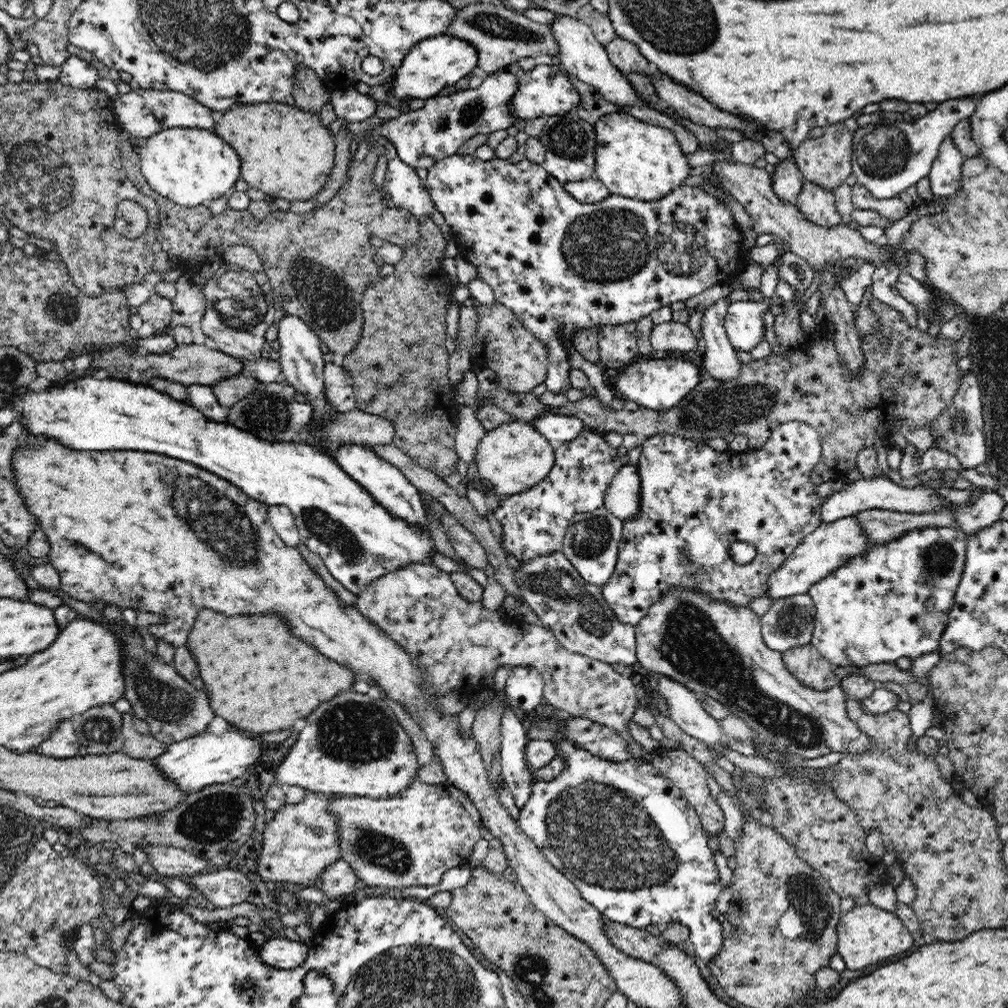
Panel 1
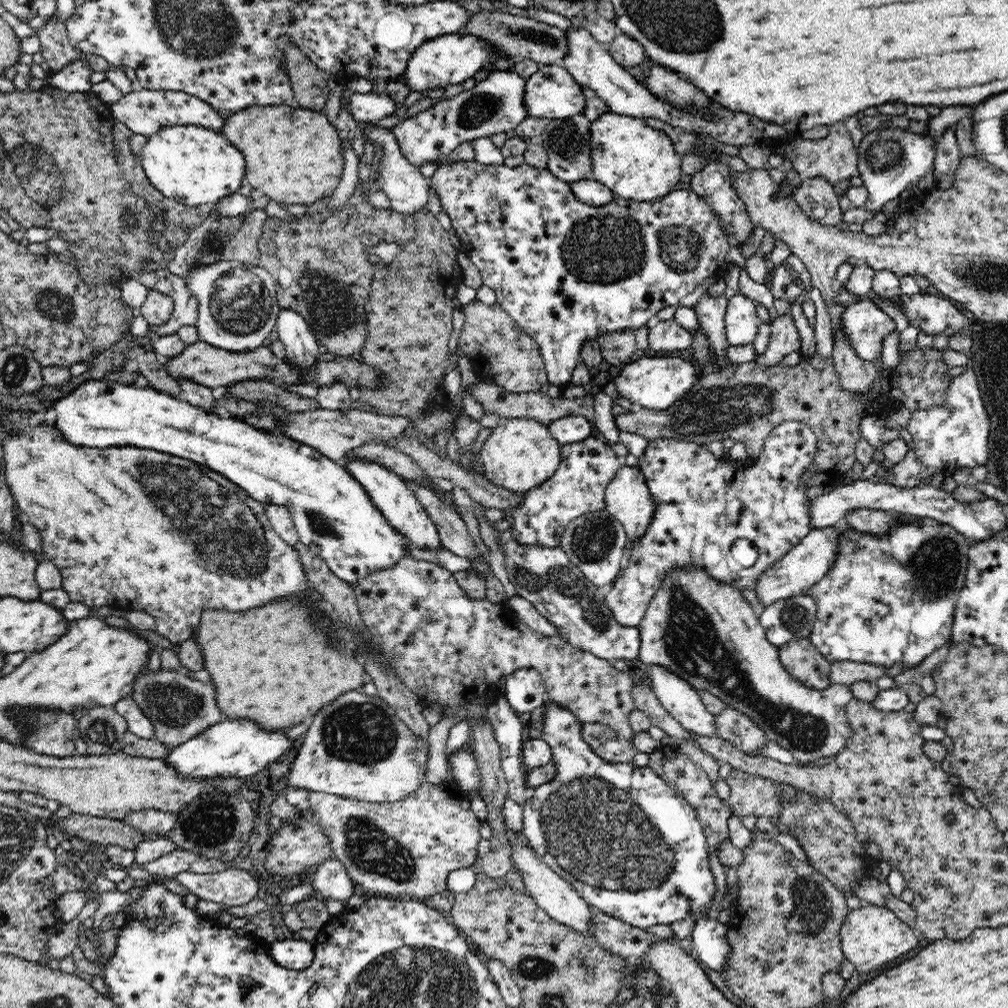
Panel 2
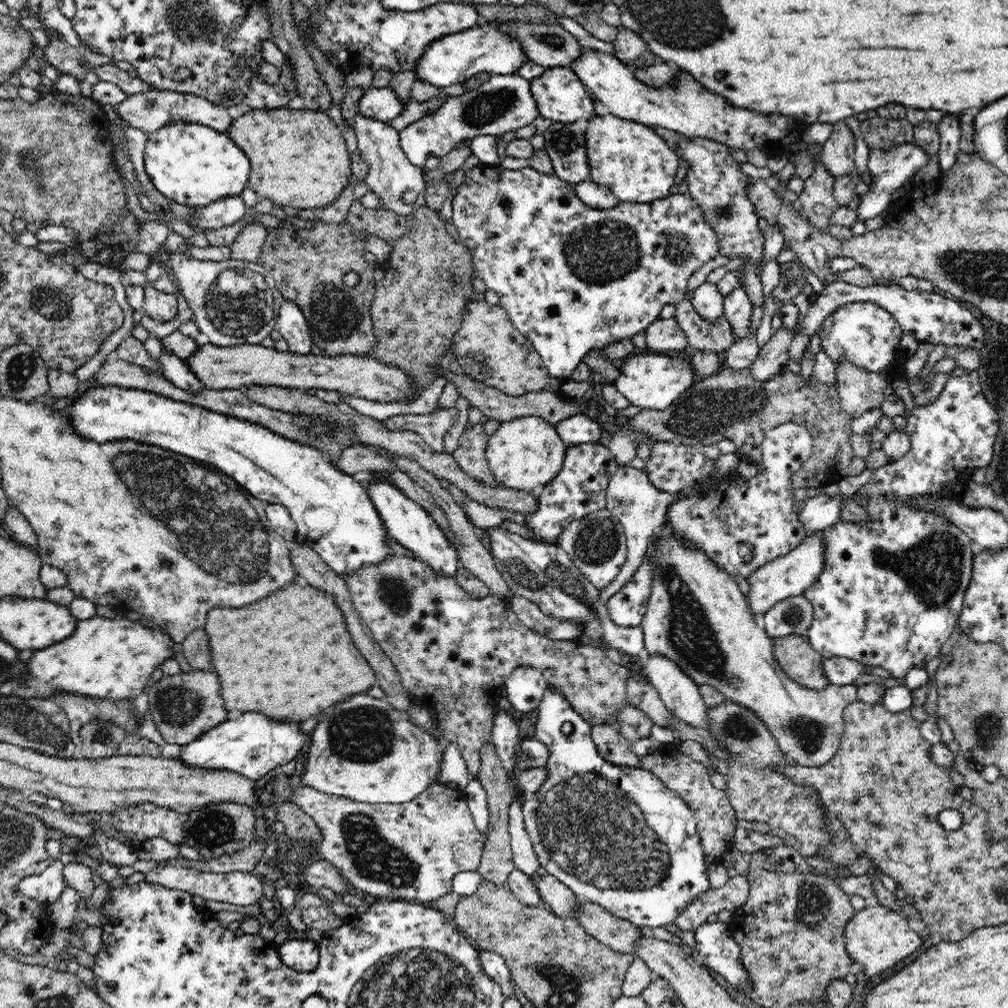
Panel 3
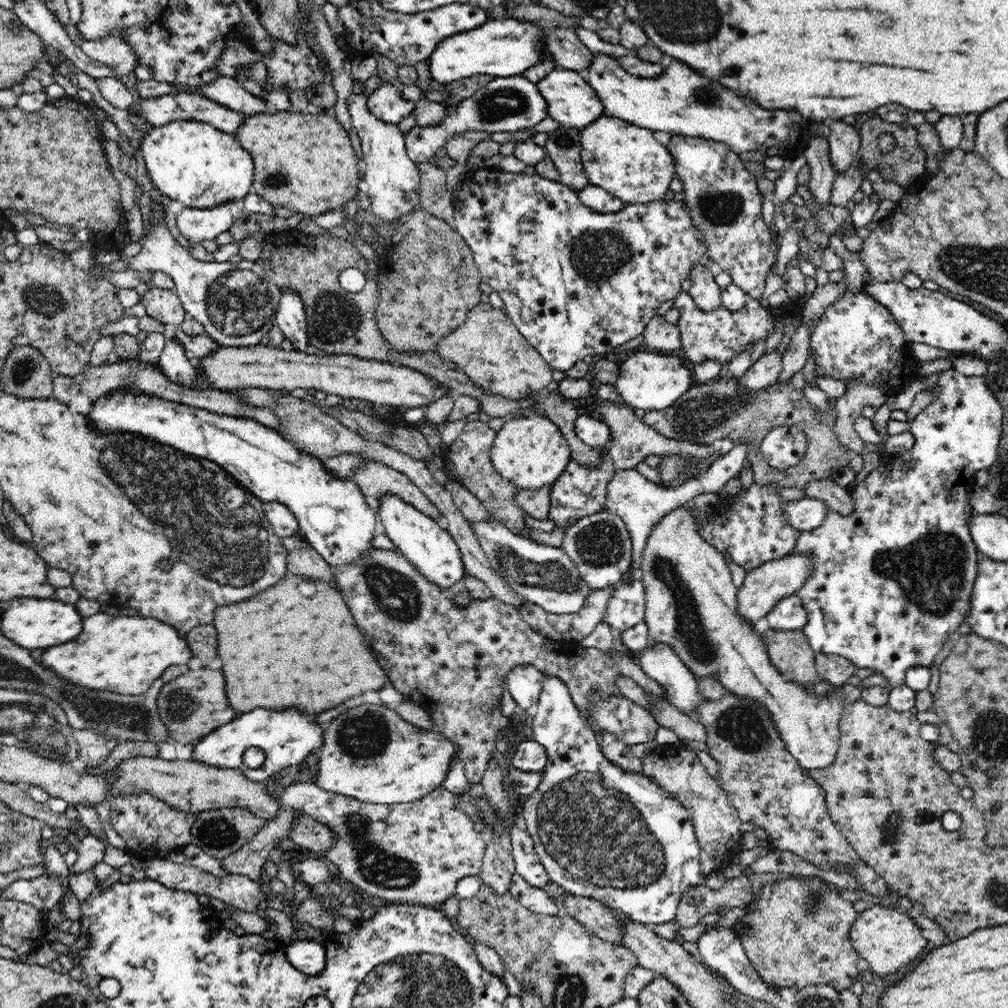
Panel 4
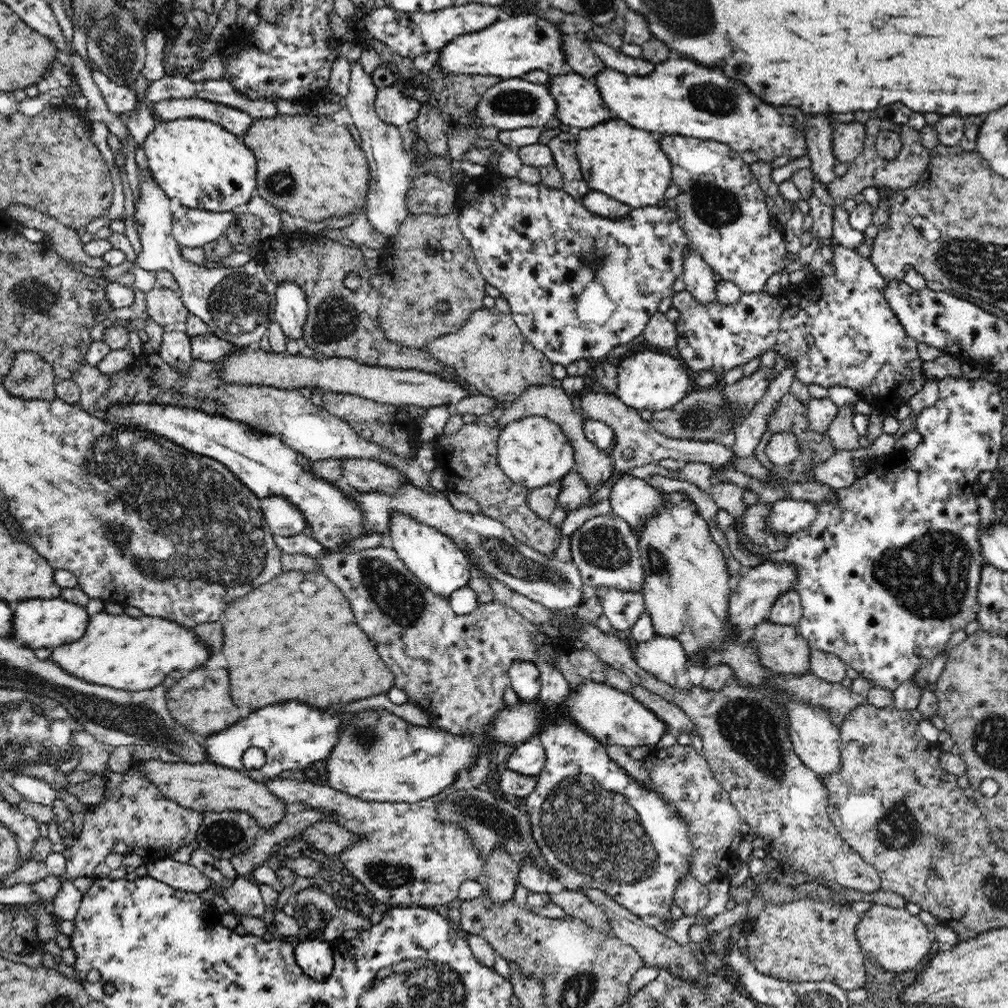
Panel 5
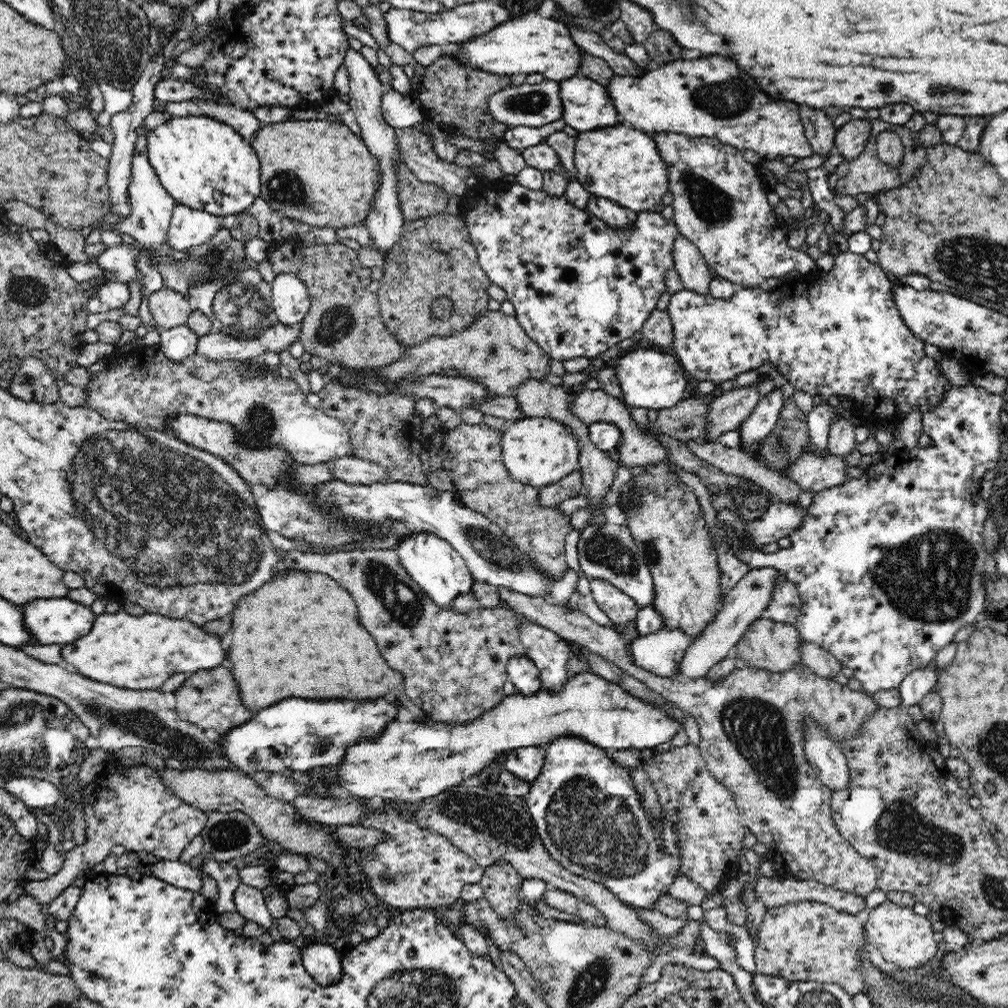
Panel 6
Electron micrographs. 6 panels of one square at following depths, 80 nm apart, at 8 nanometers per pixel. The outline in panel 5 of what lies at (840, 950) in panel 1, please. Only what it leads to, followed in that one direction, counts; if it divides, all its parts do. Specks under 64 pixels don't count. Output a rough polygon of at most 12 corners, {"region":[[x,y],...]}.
{"region":[[877,903],[856,940],[884,970],[930,954],[932,930],[905,908]]}

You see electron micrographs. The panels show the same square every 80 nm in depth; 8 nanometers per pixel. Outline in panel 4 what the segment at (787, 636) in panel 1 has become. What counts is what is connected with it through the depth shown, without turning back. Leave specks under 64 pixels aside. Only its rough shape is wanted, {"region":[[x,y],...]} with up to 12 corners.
{"region":[[796,594],[779,600],[766,618],[772,630],[802,630],[804,603]]}

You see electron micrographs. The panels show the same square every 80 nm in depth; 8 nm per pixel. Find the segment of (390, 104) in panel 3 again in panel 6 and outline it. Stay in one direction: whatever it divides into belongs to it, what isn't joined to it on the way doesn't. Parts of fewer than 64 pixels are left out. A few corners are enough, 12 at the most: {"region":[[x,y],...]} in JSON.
{"region":[[393,88],[381,111],[395,129],[424,120],[420,100]]}

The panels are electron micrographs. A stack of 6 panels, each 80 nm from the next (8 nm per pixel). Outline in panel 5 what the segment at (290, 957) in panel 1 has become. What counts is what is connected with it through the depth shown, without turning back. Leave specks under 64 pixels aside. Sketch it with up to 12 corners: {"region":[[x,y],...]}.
{"region":[[312,939],[293,950],[298,966],[320,982],[331,975],[334,945]]}

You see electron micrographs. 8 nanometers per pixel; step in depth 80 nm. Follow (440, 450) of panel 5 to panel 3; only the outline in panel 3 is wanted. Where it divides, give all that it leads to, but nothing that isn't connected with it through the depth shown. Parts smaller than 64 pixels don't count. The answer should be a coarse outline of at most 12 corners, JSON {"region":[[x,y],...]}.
{"region":[[471,424],[452,456],[462,471],[490,487],[494,480],[486,460],[489,435]]}

